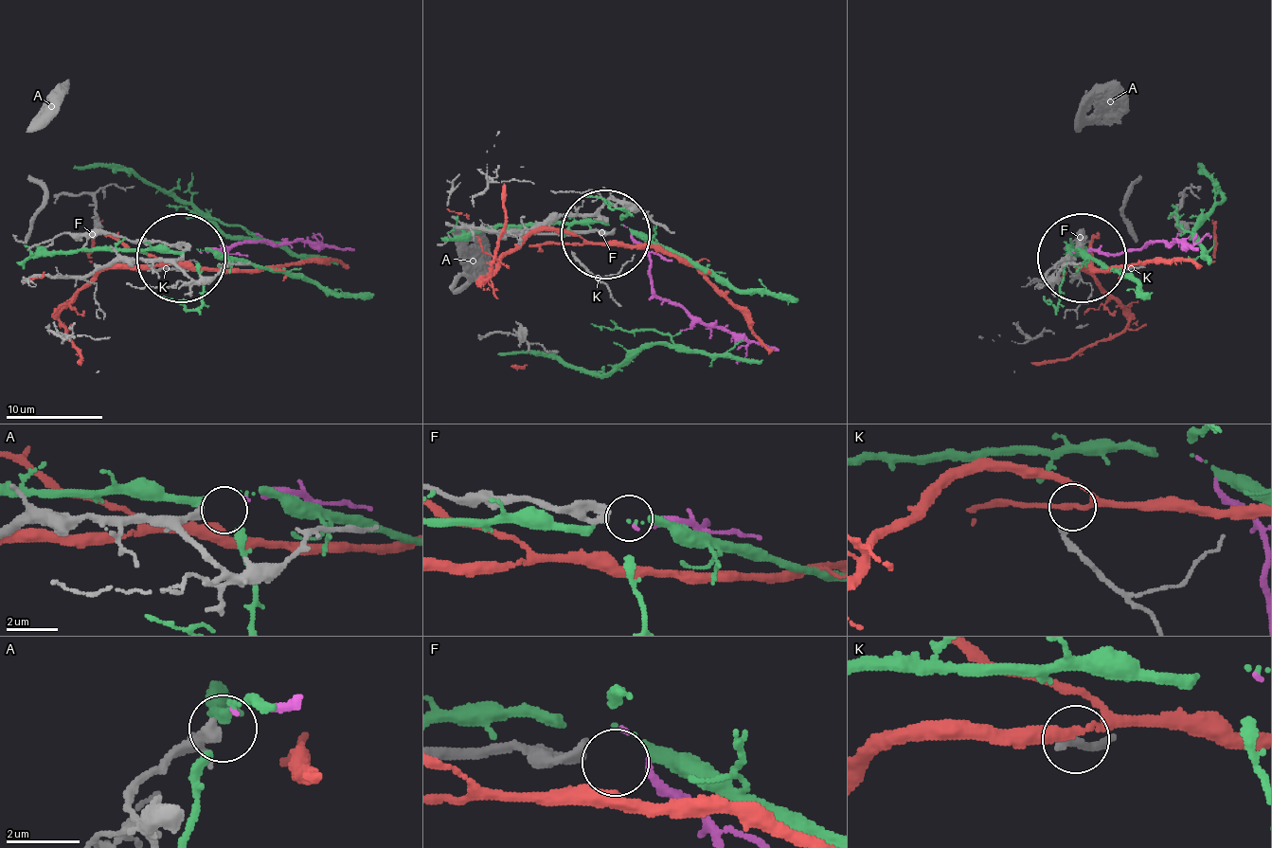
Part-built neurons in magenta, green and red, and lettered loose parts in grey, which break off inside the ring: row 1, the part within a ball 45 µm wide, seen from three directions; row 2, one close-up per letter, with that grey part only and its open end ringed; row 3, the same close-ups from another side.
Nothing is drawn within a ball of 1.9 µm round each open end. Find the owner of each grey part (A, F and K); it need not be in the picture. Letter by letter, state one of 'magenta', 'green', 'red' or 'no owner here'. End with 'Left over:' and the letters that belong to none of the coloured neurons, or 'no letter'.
A: magenta
F: no owner here
K: no owner here
Left over: F, K

